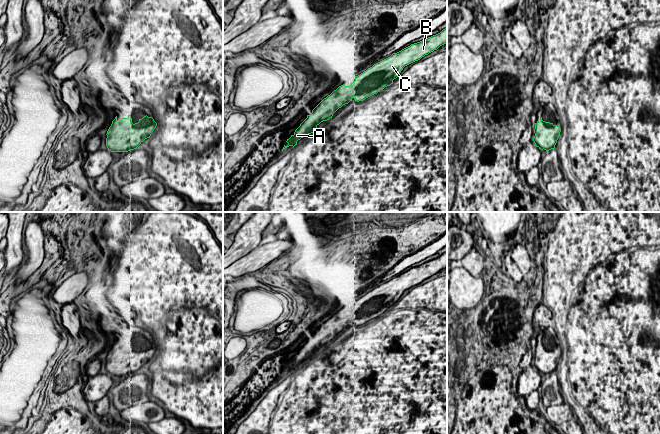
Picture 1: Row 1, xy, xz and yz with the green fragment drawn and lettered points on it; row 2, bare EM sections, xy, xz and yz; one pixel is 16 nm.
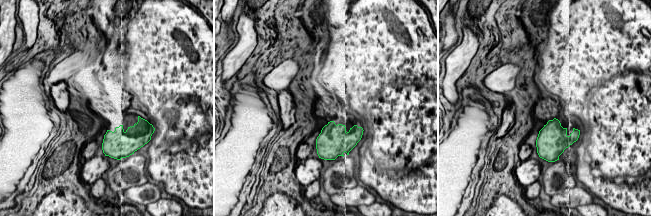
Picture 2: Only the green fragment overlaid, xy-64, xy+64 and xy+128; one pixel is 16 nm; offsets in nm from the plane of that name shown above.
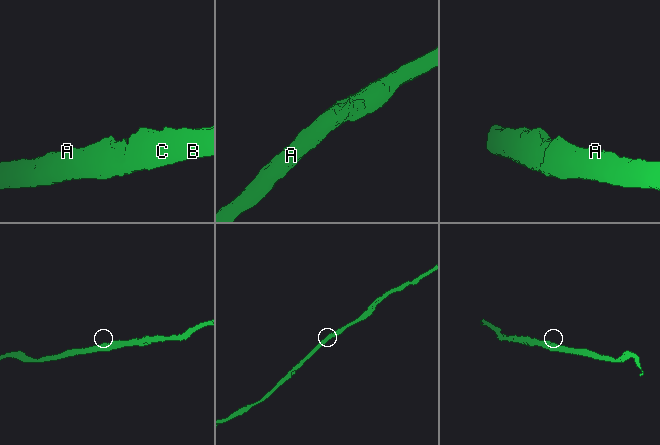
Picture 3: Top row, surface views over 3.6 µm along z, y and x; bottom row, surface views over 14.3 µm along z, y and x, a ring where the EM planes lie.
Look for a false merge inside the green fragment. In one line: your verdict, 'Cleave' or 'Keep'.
Keep

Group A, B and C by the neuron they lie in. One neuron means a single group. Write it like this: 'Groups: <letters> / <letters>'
Groups: A B C

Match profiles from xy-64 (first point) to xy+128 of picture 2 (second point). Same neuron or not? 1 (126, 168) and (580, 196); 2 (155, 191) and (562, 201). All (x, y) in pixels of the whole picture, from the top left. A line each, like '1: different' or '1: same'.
1: different
2: same

